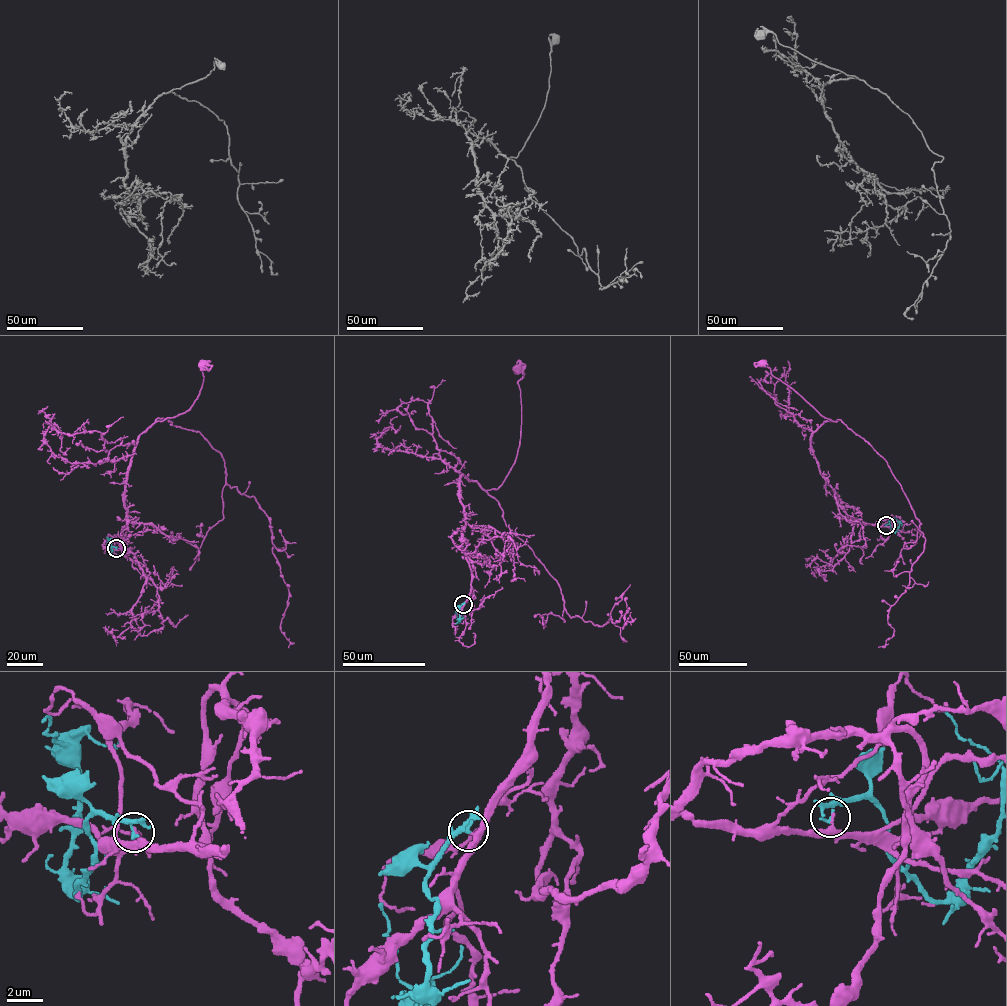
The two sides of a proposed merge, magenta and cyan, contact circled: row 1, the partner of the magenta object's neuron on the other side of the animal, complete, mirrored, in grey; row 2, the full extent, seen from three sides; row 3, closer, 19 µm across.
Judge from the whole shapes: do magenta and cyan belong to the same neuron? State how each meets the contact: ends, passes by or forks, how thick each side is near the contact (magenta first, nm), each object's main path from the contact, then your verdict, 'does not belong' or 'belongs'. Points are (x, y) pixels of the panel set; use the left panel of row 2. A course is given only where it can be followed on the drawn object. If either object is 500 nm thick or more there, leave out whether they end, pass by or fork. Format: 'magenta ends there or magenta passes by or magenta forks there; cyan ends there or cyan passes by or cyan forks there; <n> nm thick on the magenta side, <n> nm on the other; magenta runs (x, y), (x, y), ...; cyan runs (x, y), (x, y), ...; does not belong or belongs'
magenta passes by; cyan passes by; 240 nm thick on the magenta side, 190 nm on the other; magenta runs (116, 548), (127, 555), (121, 544), (125, 482), (139, 436), (156, 422), (188, 409), (200, 391), (205, 366); cyan runs (116, 548), (111, 547), (110, 554), (110, 541), (107, 537); does not belong

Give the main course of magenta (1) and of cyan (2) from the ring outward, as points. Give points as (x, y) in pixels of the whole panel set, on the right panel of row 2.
1: (886, 525), (854, 523), (820, 472), (810, 437), (823, 422), (837, 421), (821, 415), (761, 364)
2: (886, 525), (889, 524), (895, 532), (899, 522), (894, 517)

